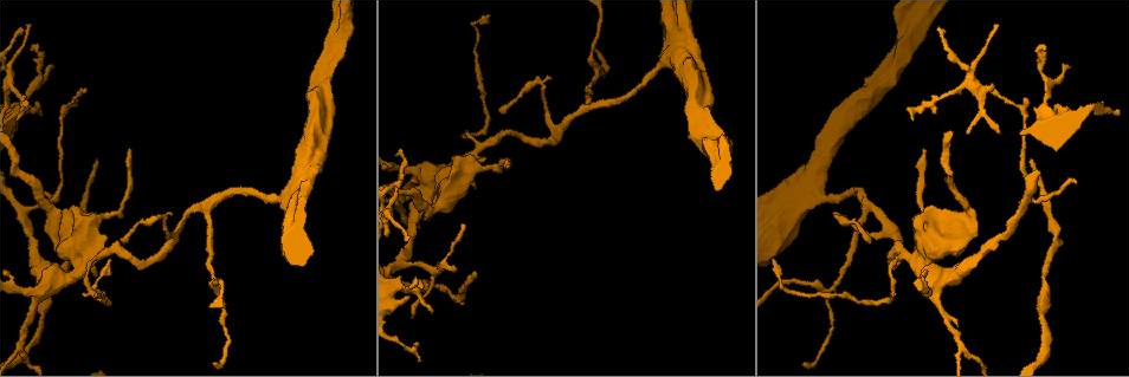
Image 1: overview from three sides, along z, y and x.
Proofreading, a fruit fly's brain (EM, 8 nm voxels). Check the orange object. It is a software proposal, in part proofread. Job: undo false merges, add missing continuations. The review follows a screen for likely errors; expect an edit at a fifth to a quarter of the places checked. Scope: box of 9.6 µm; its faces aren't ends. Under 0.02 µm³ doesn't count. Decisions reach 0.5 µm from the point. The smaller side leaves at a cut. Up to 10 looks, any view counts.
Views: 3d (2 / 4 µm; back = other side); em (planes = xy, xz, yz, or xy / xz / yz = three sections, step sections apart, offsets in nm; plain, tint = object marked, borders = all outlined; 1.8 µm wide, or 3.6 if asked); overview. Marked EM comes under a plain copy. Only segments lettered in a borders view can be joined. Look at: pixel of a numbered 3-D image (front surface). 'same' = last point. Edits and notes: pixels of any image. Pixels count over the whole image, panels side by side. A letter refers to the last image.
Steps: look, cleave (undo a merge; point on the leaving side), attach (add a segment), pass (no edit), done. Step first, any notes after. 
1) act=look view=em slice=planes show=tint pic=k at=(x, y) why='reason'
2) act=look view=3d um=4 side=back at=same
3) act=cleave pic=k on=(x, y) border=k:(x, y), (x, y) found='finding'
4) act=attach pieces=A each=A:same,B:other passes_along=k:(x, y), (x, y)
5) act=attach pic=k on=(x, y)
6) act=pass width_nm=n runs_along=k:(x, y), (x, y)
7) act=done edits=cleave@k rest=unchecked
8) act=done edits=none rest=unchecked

act=look view=3d um=4 pic=1 at=(596, 74) why='arms part here'

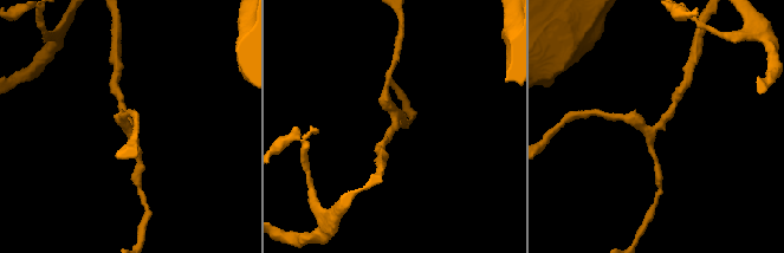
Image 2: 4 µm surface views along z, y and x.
act=look view=em slice=planes show=borders pic=2 at=(131, 130) why='shape alone is not enough'

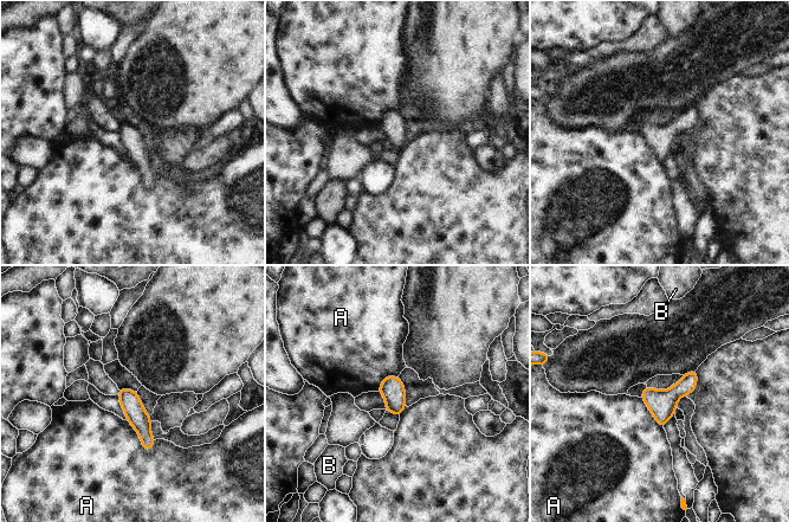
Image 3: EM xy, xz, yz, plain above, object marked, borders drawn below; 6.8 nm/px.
act=pass each=A:other,B:other found='one neuron here'

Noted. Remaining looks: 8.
act=look view=em slice=planes show=borders pic=1 at=(867, 207) why='branch point'

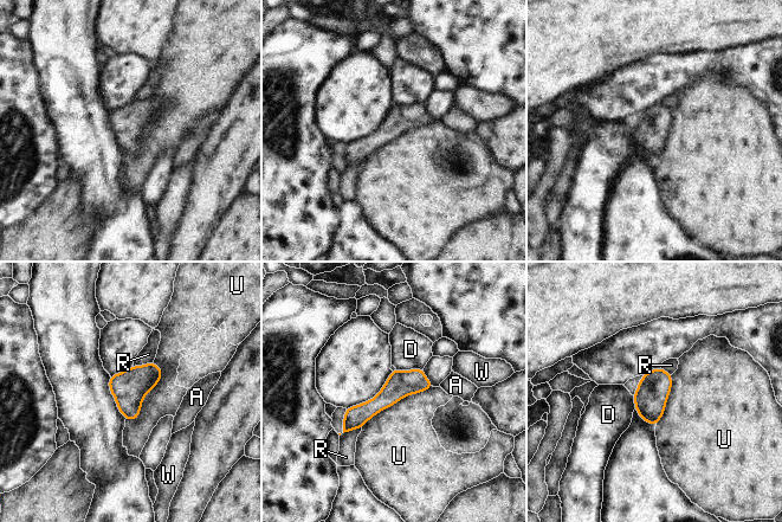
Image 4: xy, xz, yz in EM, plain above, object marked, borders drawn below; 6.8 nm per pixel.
act=pass longest_contact=U:550nm each=A:other,D:other,R:other,U:other,W:other border=4:(433, 386), (379, 411), (362, 427) found='continuous, no second neuron'

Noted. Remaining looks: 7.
act=look view=3d um=4 pic=1 at=(475, 156) why='sharp bend'

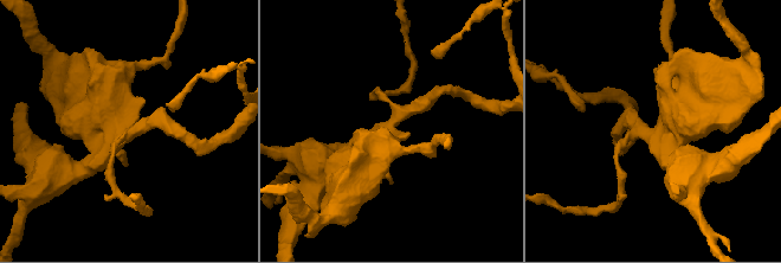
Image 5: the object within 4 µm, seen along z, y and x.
act=look view=em slice=planes show=borders pic=5 at=(655, 136) why='shape alone is not enough'

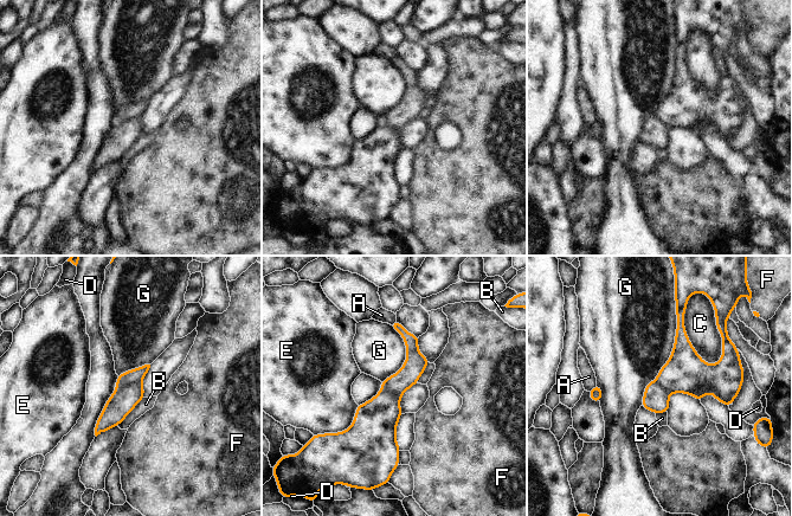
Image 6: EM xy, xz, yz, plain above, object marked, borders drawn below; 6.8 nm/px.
act=cleave pic=6 on=(135, 375) each=A:other,B:other,C:other,D:other,E:other,F:other,G:other border=6:(142, 379), (116, 388) found='two neurons meet here'

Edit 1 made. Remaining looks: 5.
act=look view=overview

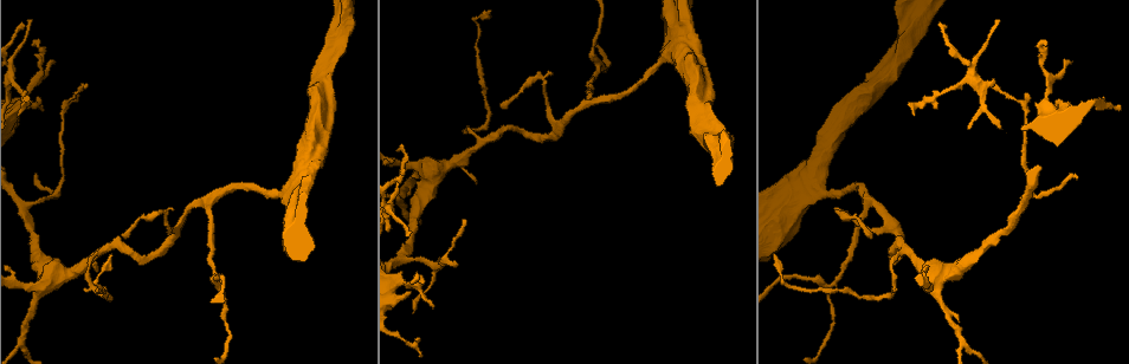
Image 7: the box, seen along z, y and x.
act=look view=3d um=2 pic=7 at=(1045, 45) why='branch stops here'

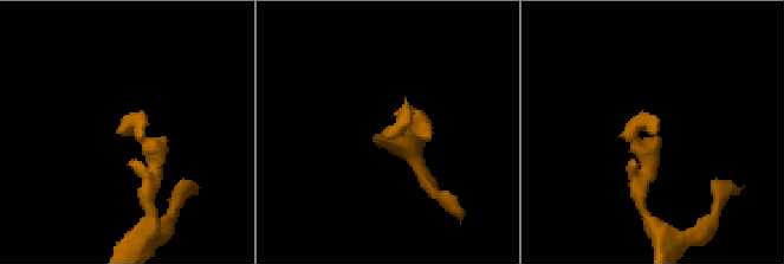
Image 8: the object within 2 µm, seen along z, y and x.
act=look view=em slice=yz step=16 show=tint pic=8 at=(655, 134)

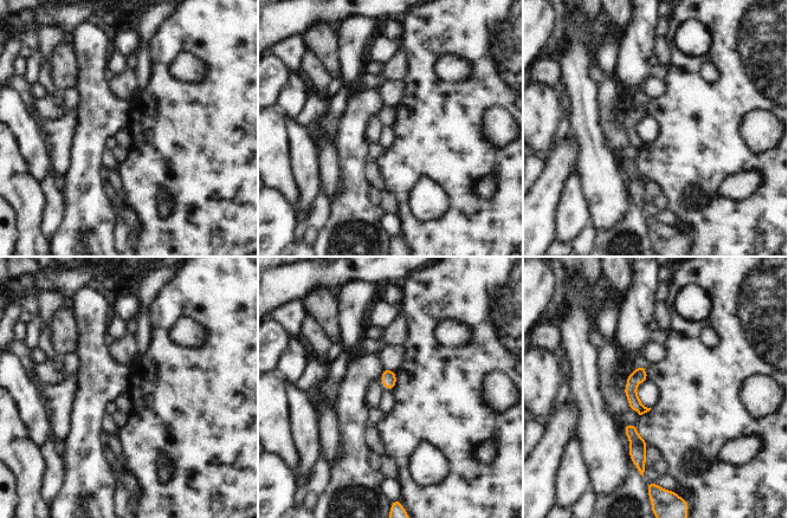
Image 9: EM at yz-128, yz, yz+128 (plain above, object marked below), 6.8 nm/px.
act=look view=em slice=planes show=borders at=same

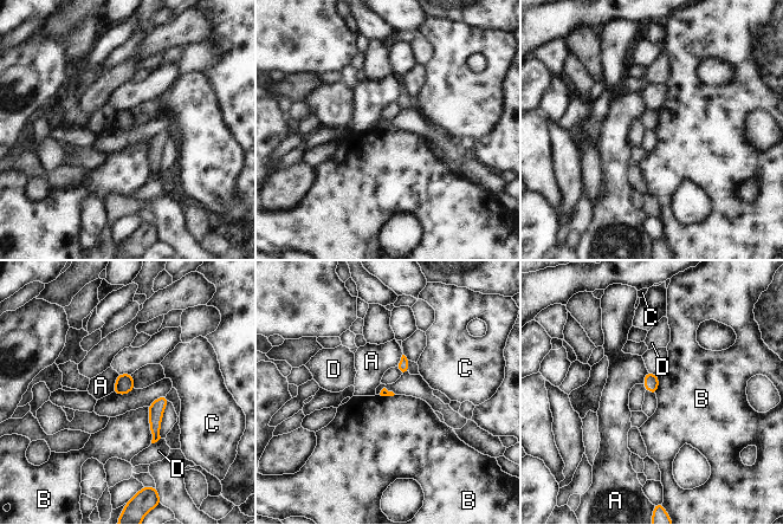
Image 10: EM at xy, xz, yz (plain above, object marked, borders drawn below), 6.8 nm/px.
act=pass each=A:other,B:other,C:other,D:other border=10:(147, 407), (151, 442) found='no lettered segment goes on from it'

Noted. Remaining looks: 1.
act=done edits=cleave@6 rest=unchecked

